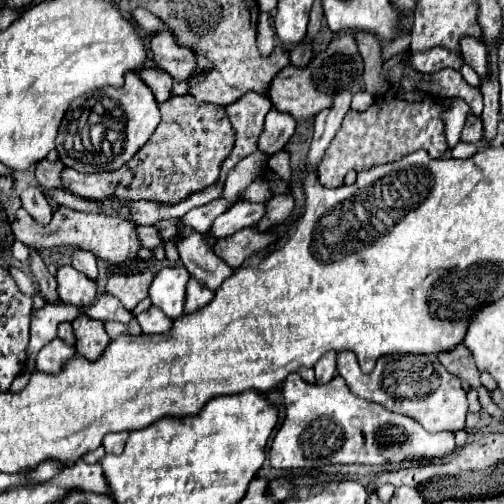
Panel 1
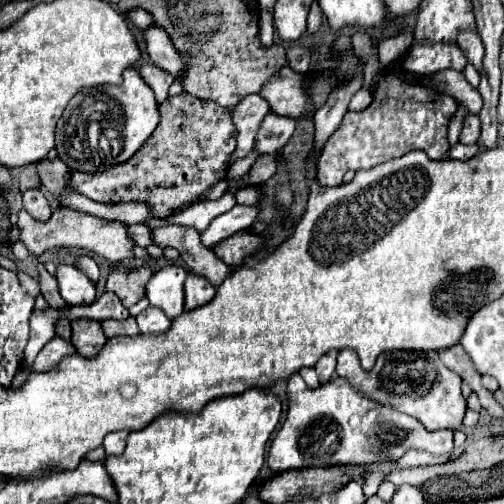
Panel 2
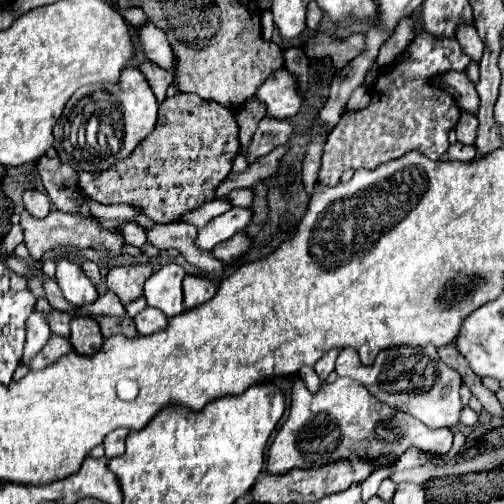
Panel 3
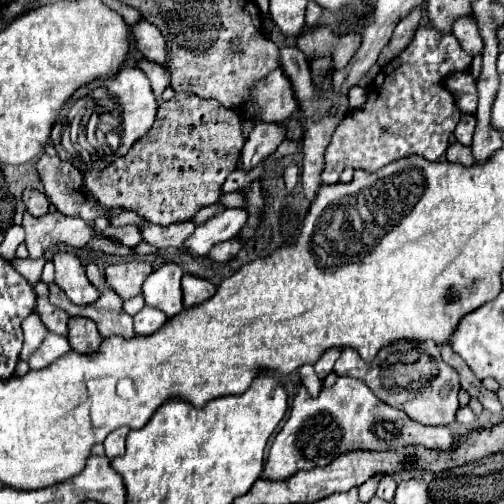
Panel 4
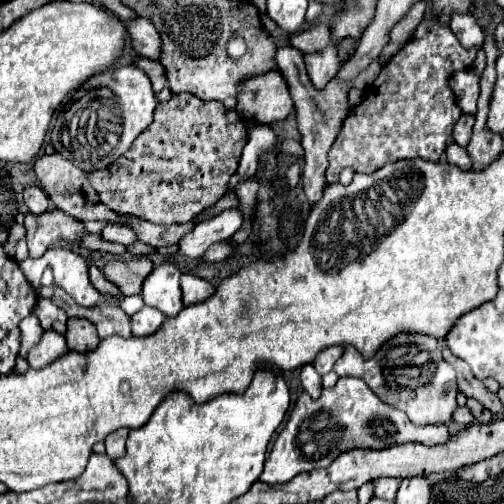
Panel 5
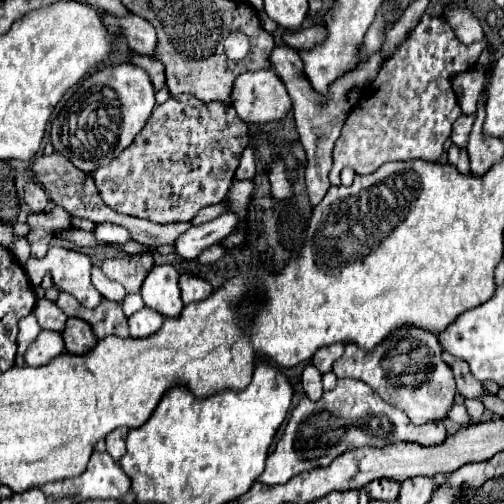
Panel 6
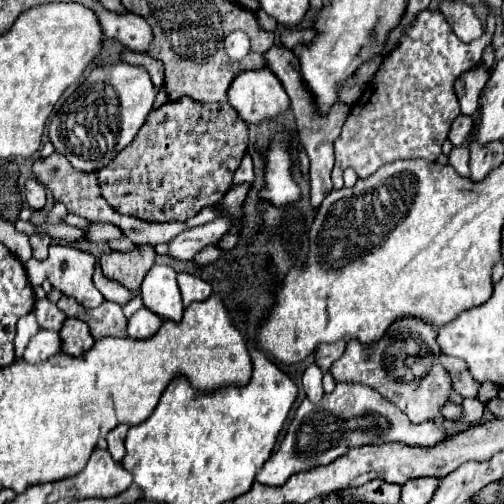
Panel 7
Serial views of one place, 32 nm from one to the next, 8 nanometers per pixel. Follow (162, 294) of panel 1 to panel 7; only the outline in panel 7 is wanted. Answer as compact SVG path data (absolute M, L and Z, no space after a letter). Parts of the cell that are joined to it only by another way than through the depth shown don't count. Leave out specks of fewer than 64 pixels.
M154 266L140 288L144 306L168 320L180 320L184 304L176 282L176 270L172 266Z

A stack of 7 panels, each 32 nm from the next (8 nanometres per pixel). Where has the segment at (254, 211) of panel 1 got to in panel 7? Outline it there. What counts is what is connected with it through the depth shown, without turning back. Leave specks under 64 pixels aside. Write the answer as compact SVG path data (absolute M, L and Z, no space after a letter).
M218 216L216 220L184 230L180 232L180 236L176 236L176 240L172 240L170 244L170 256L182 262L192 260L202 248L220 242L220 238L224 234L228 234L232 228L232 218L230 216Z

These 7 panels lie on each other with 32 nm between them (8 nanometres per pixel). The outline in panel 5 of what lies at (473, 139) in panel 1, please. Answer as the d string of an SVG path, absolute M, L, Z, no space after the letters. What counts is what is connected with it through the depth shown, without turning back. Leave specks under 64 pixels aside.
M462 114L460 120L456 122L456 128L454 128L454 142L460 144L460 146L468 146L470 142L470 136L472 136L472 128L474 128L474 116L472 114Z

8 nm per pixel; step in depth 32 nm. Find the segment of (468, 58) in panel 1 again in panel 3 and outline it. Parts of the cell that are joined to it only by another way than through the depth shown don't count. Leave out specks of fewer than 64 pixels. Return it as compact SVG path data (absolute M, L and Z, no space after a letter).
M460 28L460 32L456 32L456 40L460 42L464 54L470 56L472 62L480 62L482 54L484 54L484 44L478 36L478 32L472 28Z

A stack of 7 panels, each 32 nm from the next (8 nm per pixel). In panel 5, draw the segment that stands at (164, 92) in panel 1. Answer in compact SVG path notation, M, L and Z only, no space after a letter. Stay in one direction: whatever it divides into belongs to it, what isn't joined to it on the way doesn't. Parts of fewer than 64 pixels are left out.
M136 58L134 64L136 64L138 68L142 68L142 70L148 74L148 78L150 78L152 88L154 88L156 94L168 84L168 78L166 78L164 66L162 66L160 62L154 62L154 60L148 60L148 58Z

